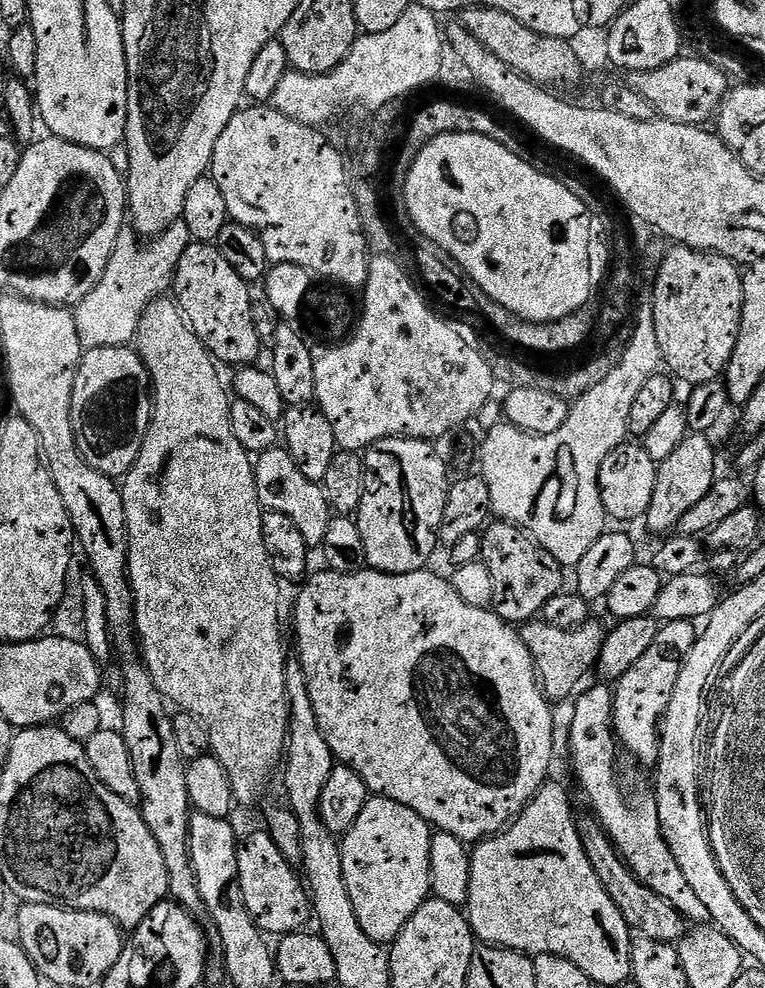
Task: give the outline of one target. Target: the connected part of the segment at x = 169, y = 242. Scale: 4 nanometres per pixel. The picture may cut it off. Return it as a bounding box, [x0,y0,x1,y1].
[75,219,193,348]

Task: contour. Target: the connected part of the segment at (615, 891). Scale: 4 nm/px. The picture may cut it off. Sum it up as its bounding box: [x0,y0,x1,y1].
[576,815,686,943]

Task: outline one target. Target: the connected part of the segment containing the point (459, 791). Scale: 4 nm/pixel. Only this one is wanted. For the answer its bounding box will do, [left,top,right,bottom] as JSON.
[296,570,606,842]

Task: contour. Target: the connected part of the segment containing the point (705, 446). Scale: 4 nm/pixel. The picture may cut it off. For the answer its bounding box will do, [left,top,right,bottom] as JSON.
[646,434,718,533]

